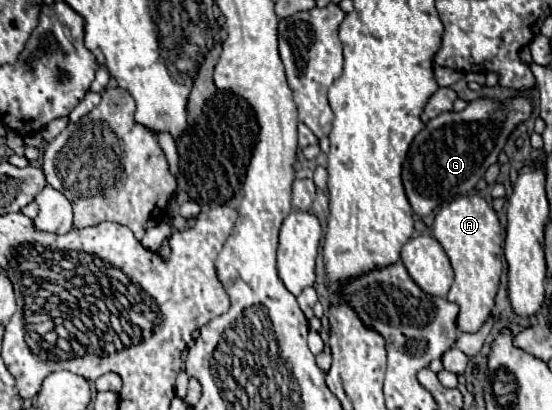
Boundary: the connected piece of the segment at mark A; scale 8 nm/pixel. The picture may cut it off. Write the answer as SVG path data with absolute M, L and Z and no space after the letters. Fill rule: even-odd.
M475 194L443 204L435 216L431 230L437 242L447 252L455 270L455 280L447 294L447 300L459 306L459 314L455 320L457 330L473 334L489 320L495 306L495 294L499 290L499 278L503 270L501 258L505 230L501 228L495 210L481 196Z

